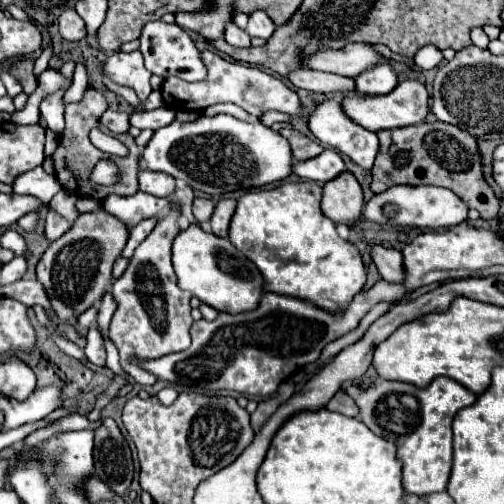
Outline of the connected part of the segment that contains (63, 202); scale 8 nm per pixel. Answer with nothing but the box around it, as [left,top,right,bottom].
[49,188,81,222]

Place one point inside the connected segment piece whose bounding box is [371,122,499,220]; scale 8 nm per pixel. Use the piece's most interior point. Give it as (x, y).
(435, 153)

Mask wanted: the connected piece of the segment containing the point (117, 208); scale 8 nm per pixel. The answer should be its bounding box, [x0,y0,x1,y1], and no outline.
[103,192,169,228]

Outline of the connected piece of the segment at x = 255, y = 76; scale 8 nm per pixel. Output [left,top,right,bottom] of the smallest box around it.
[161,50,303,116]

